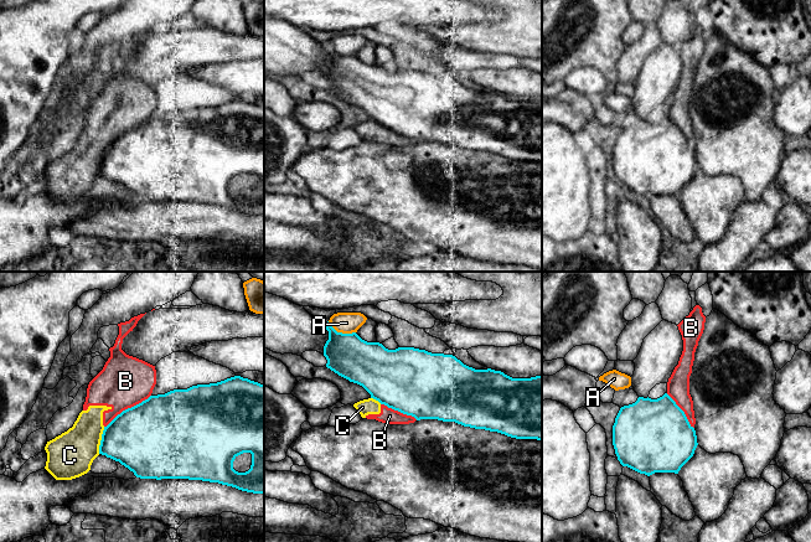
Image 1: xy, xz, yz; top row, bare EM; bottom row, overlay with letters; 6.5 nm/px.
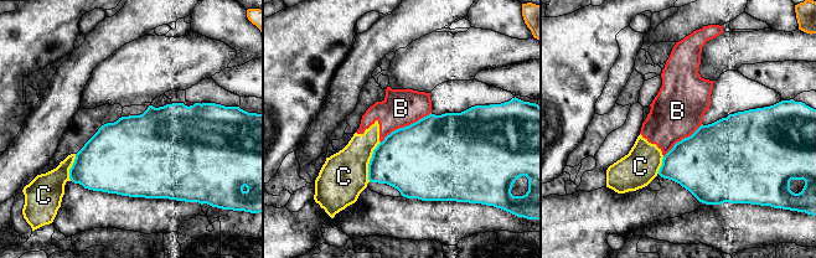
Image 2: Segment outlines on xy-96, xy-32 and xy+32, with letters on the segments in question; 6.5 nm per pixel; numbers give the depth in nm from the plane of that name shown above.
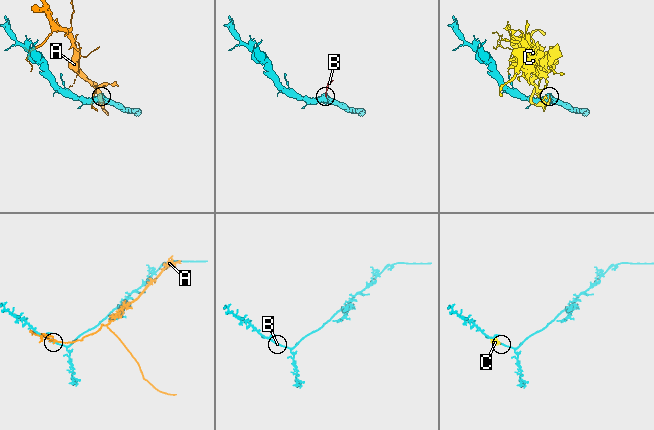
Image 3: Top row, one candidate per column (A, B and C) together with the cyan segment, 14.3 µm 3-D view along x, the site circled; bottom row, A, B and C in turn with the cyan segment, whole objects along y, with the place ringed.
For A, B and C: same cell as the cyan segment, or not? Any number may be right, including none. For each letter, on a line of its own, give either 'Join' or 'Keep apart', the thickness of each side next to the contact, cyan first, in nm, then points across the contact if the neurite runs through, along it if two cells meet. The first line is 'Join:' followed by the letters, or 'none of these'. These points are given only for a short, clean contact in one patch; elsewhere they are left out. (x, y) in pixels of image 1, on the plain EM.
Join: none of these
A: Keep apart. Thickness 280 nm (cyan) against 140 nm
B: Keep apart. Thickness 480 nm (cyan) against 340 nm. Boundary: xy (150, 117), (123, 132), (104, 149)
C: Keep apart. Thickness 400 nm (cyan) against 300 nm

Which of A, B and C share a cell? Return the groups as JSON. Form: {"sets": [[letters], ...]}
{"sets": [["A"], ["B", "C"]]}

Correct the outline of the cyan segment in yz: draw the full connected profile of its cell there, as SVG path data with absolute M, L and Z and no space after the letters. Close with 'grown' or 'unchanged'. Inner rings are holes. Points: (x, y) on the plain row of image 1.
M665 115L657 122L639 119L635 125L621 129L613 148L613 167L623 189L650 198L655 195L678 196L698 165L685 134Z; unchanged

